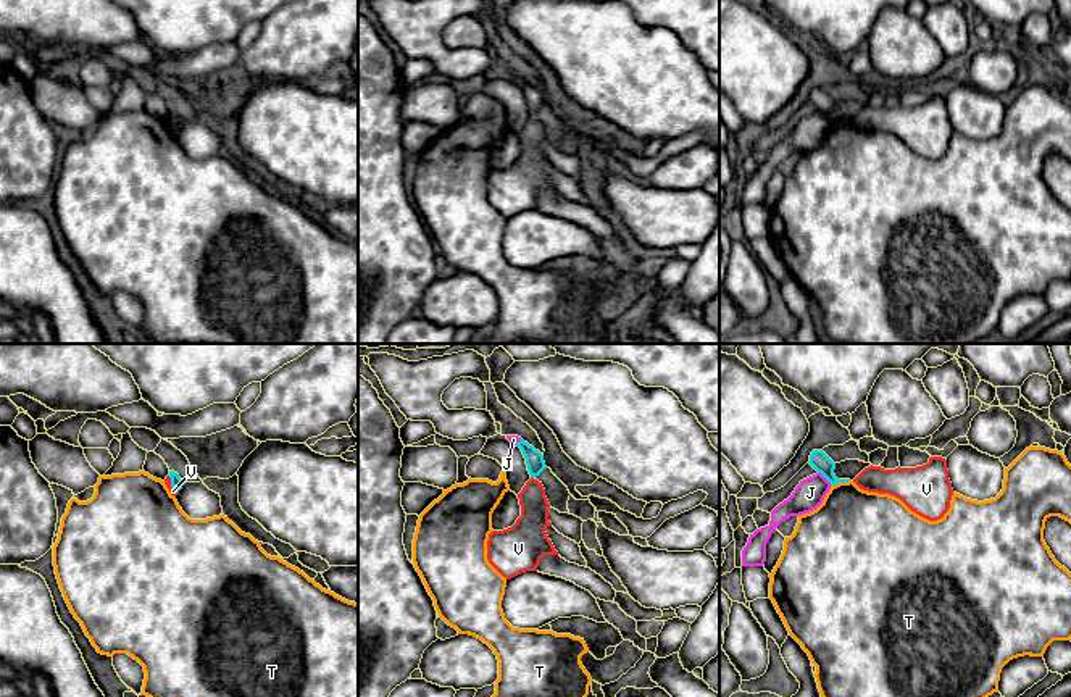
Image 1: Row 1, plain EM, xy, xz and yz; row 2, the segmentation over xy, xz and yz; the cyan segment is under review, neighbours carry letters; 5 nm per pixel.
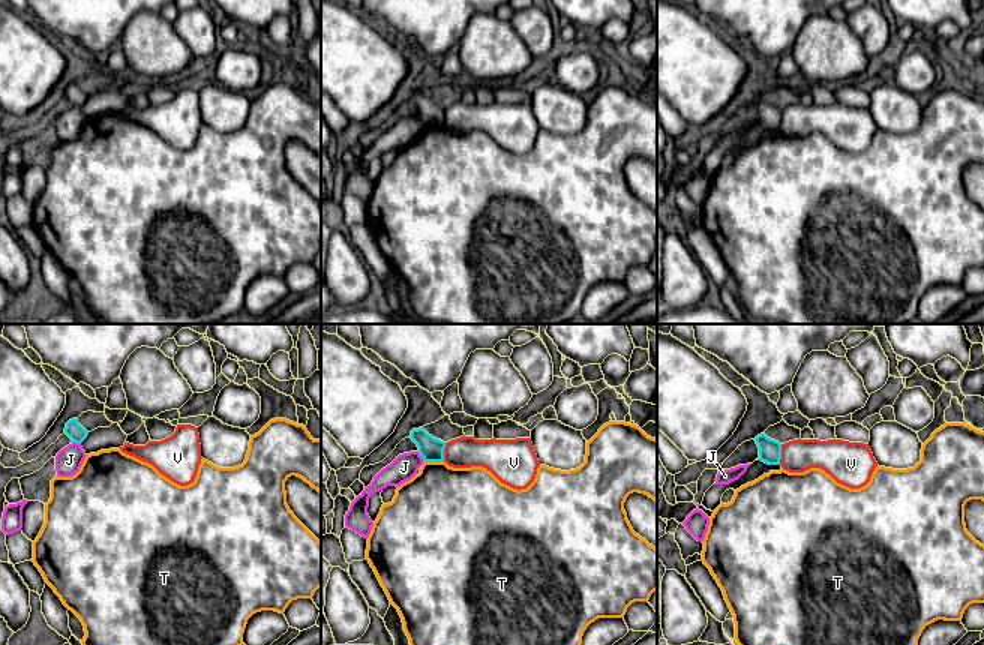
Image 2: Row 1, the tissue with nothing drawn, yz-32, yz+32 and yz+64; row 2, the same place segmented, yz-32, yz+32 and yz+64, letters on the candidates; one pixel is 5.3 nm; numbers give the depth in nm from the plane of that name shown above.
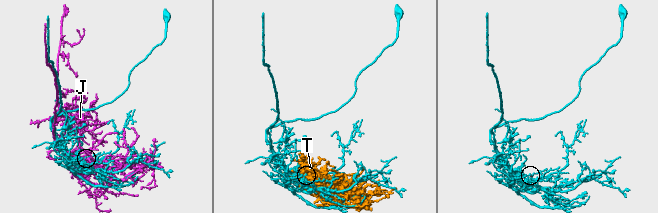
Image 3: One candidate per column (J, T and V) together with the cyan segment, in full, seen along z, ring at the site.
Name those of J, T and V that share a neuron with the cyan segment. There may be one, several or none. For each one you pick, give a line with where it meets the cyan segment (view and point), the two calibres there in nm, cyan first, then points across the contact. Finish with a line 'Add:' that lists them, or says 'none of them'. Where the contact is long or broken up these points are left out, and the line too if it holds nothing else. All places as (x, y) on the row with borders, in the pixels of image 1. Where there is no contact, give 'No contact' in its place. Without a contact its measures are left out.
Add: none of them

